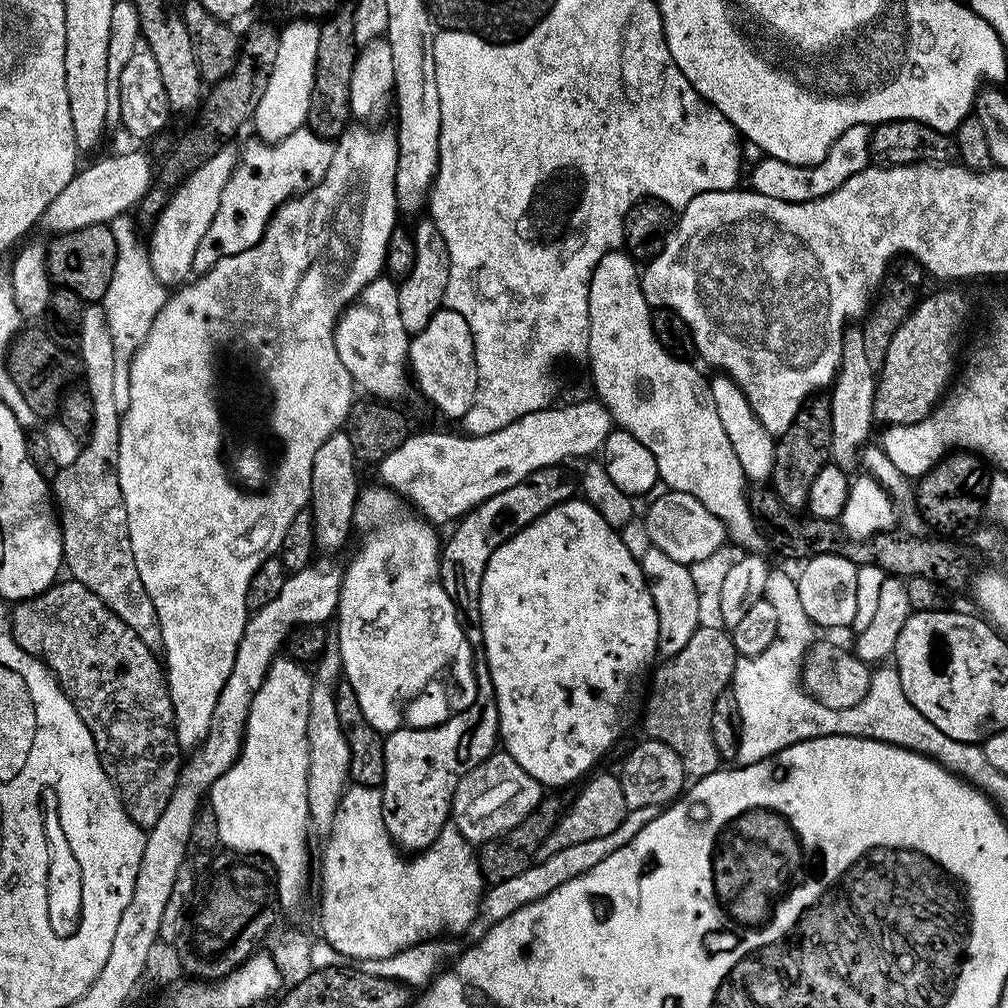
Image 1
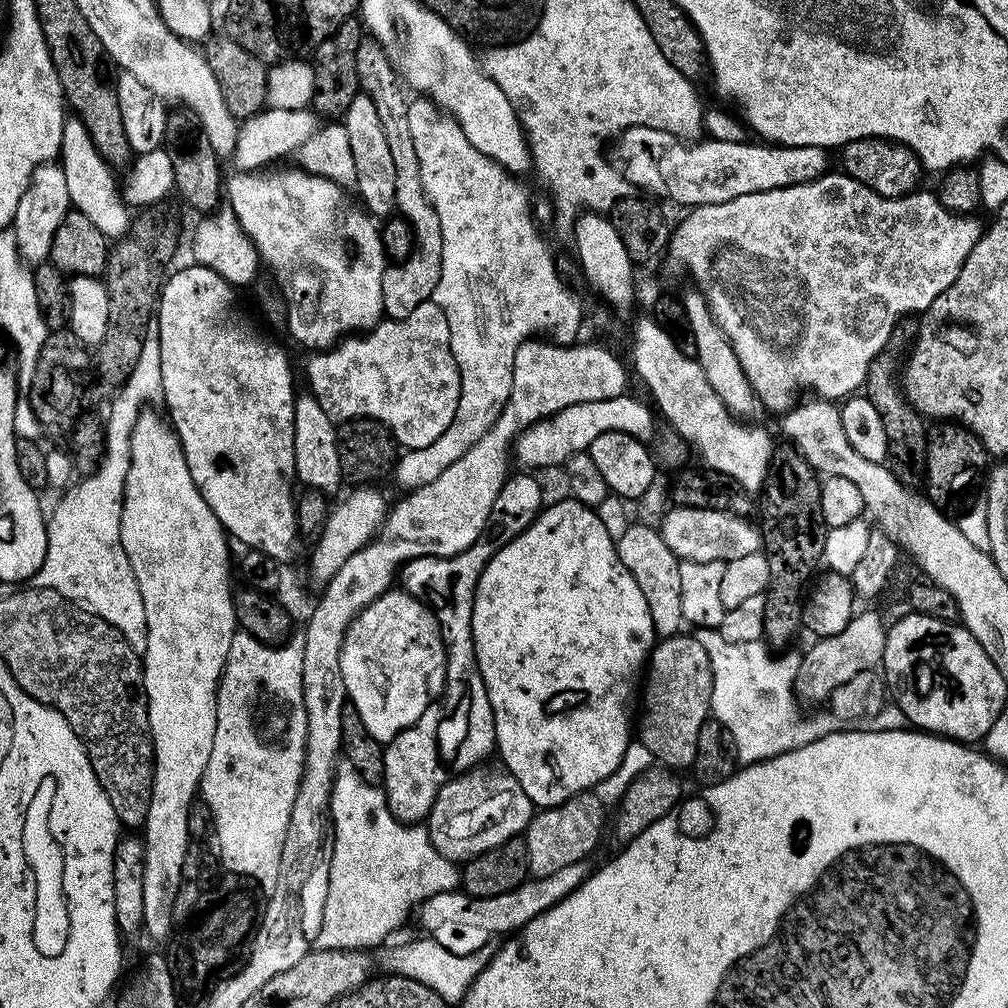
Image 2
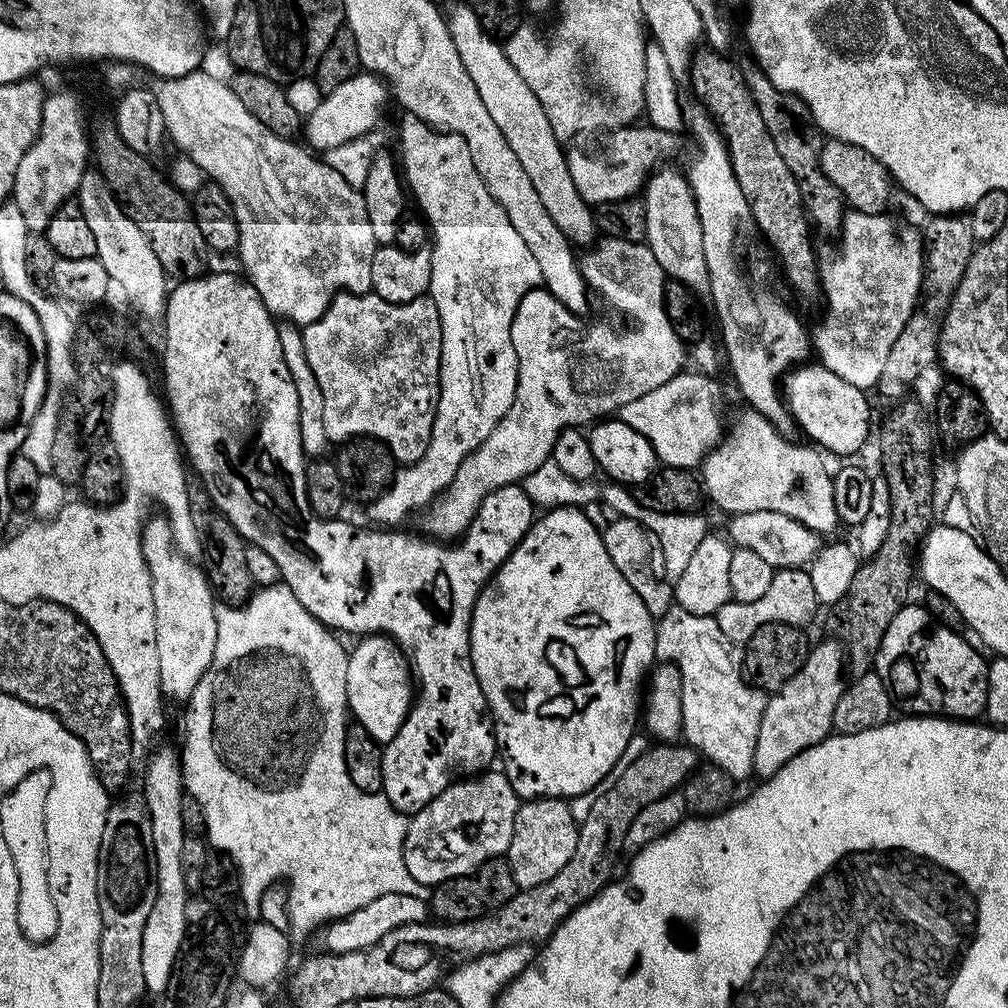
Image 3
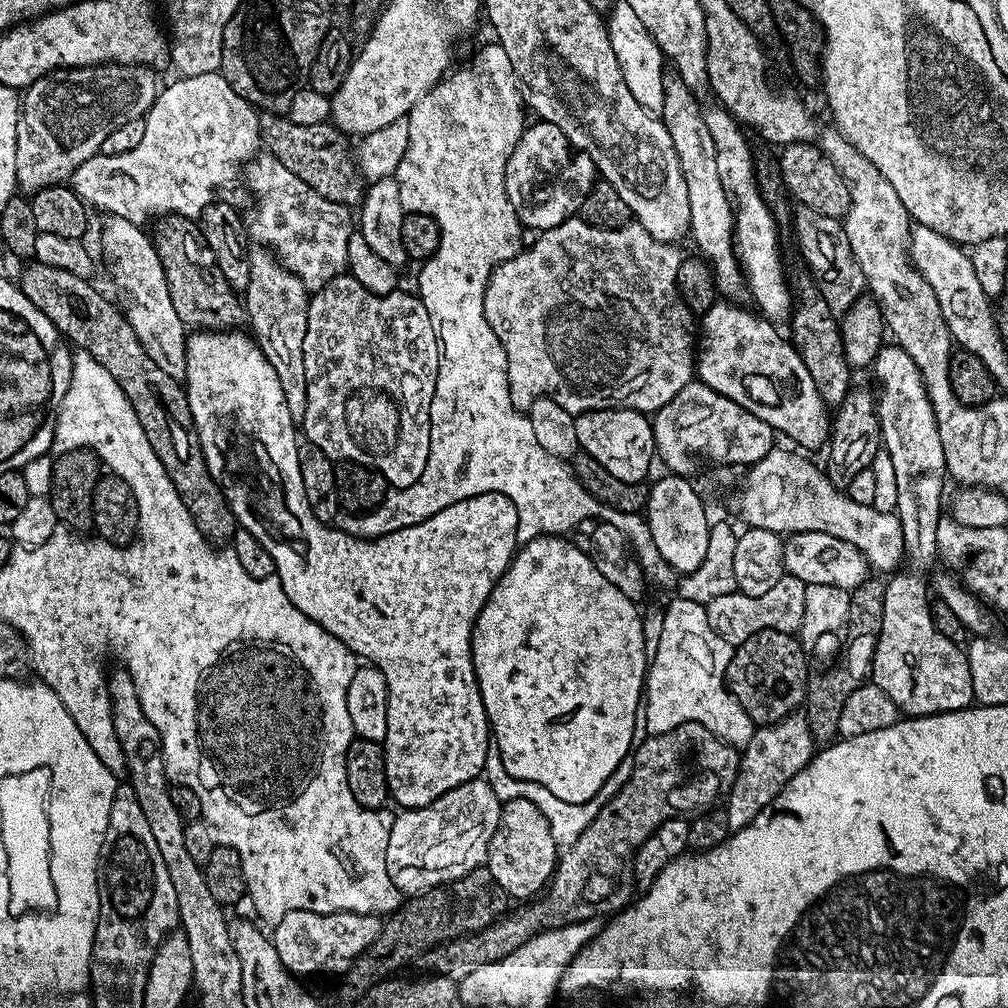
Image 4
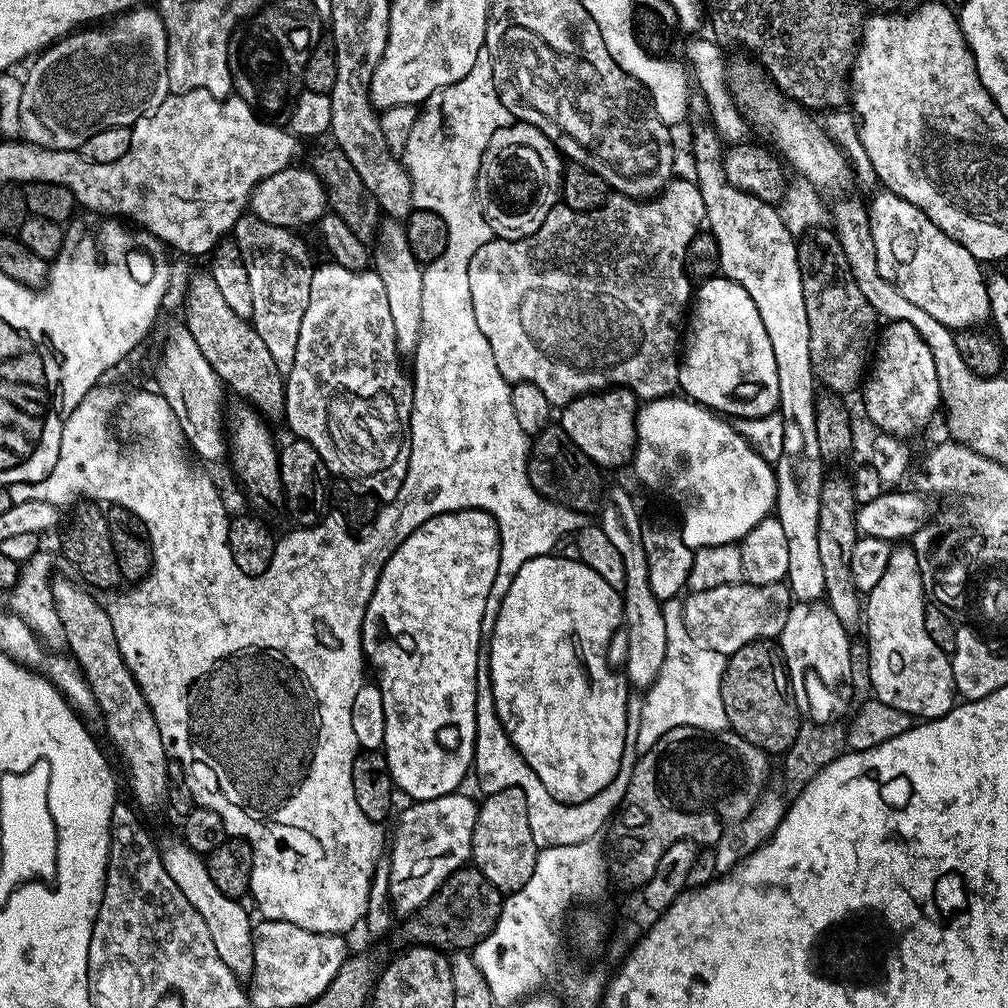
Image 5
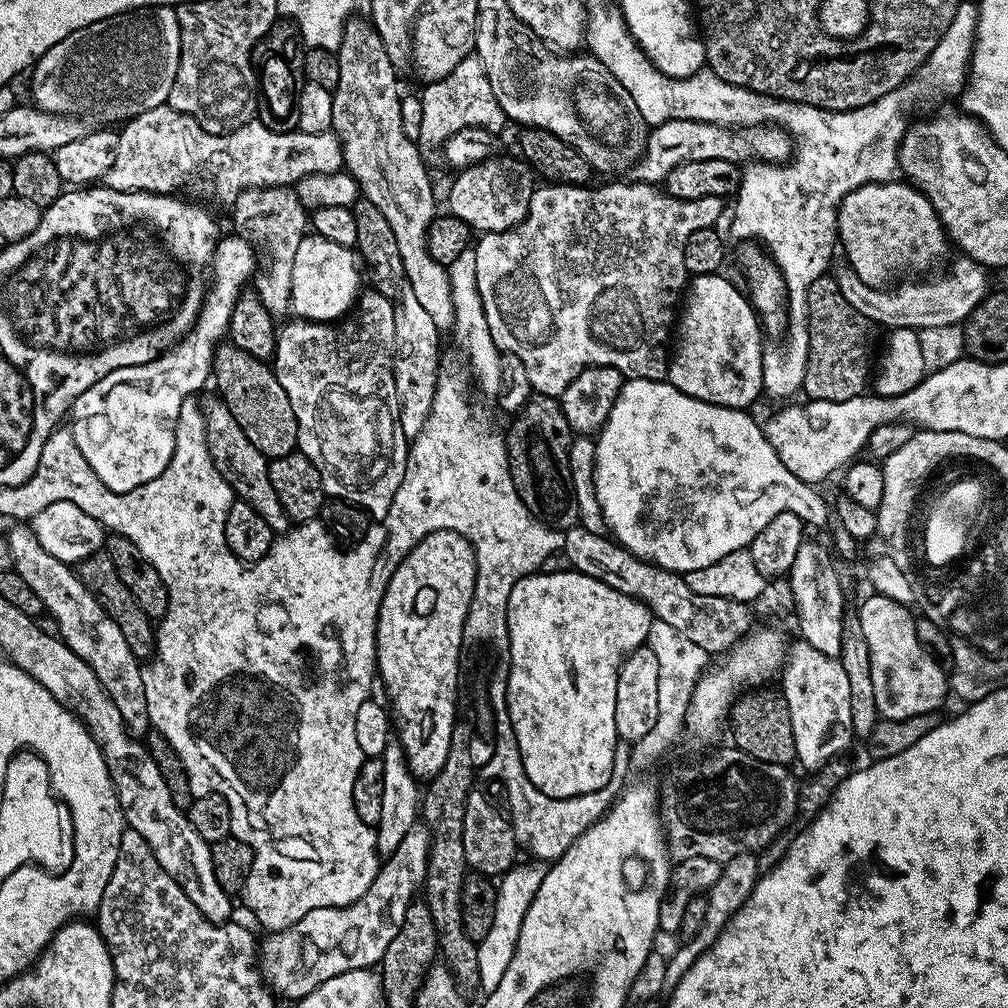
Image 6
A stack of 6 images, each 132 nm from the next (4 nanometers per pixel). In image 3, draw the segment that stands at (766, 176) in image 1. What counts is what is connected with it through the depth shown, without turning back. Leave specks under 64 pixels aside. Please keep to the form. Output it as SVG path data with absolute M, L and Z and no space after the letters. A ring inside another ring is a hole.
M651 126L640 127L615 129L611 133L612 141L608 144L608 156L596 158L578 146L567 149L565 157L574 186L590 206L605 204L608 201L633 199L643 189L654 169L663 165L667 156L675 154L677 133L658 130Z

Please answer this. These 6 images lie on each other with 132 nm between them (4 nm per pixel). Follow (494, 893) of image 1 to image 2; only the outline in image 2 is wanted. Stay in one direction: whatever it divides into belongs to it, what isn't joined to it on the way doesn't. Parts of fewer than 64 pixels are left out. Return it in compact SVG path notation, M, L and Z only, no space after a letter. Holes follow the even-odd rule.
M591 859L570 862L570 866L562 866L562 870L554 870L554 874L533 876L519 884L514 890L506 890L506 894L494 894L490 898L470 896L463 890L438 892L426 898L418 906L416 915L423 930L428 936L439 936L448 947L461 946L461 940L466 935L474 939L484 940L488 936L503 937L505 934L515 934L524 928L538 914L550 910L566 897L594 871Z

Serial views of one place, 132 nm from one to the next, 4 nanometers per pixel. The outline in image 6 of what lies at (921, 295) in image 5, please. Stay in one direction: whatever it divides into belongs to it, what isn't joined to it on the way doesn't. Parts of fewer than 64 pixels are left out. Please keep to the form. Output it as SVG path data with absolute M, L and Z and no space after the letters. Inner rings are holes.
M908 182L866 184L846 194L836 210L836 234L847 267L875 288L885 287L899 268L912 268L919 260L942 255L946 242L934 206L919 187Z

